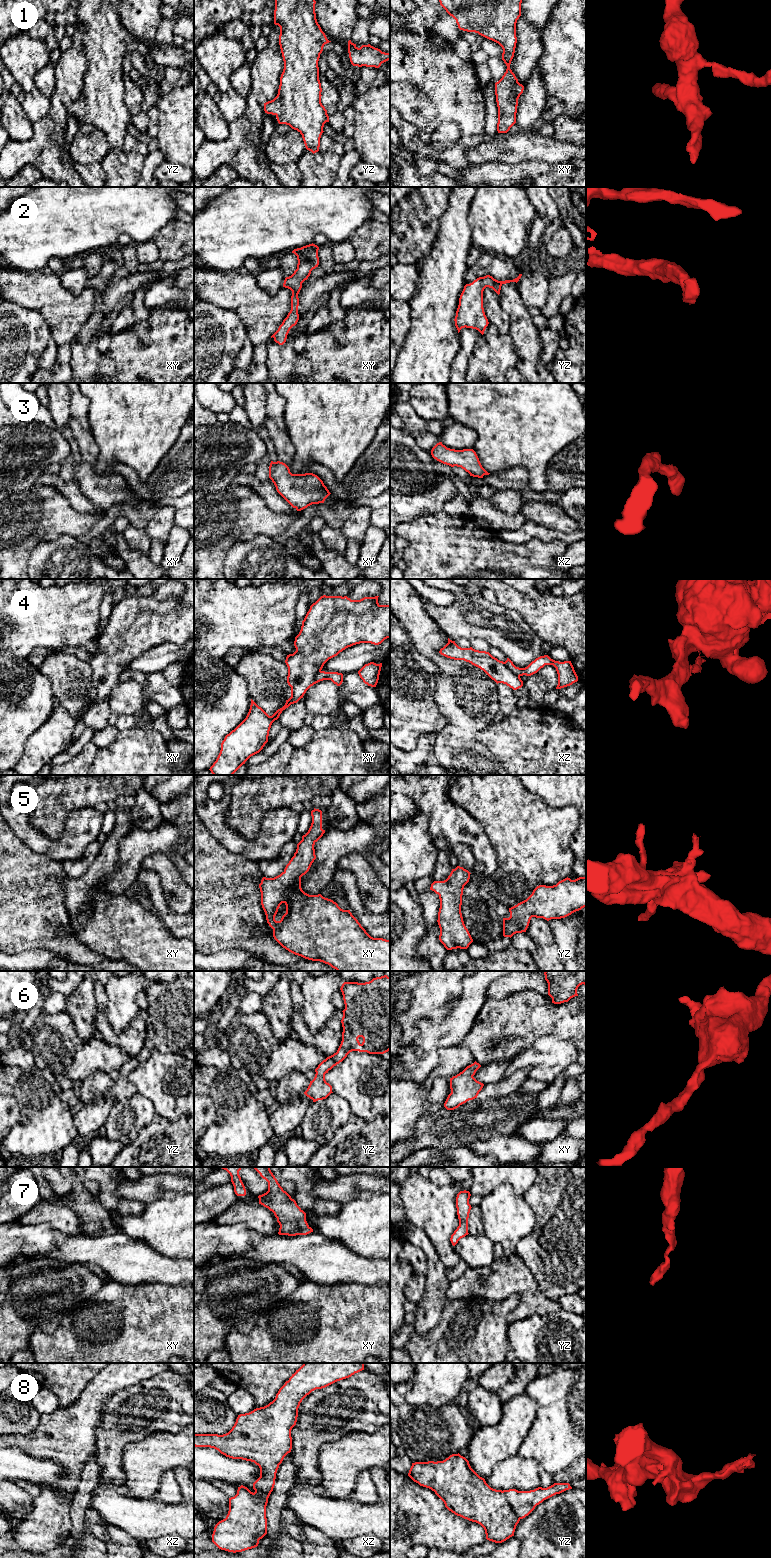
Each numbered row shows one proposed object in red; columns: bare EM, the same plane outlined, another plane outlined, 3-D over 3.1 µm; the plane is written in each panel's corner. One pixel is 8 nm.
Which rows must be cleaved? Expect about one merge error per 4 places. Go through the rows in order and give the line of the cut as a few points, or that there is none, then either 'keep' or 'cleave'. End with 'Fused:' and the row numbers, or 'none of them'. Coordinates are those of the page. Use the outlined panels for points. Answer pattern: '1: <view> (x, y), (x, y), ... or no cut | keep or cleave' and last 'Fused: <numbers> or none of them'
1: no cut | keep
2: no cut | keep
3: no cut | keep
4: xz (503, 662), (519, 677) | cleave
5: no cut | keep
6: no cut | keep
7: no cut | keep
8: no cut | keep
Fused: 4

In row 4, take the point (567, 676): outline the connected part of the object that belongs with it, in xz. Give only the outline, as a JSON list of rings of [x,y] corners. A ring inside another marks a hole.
[[[548,655],[536,658],[525,668],[516,667],[509,658],[507,658],[504,663],[512,672],[514,672],[519,677],[523,675],[531,676],[537,673],[545,665],[553,665],[556,668],[558,674],[558,685],[556,689],[570,686],[578,681],[578,676],[574,670],[571,661],[555,661],[551,659]]]

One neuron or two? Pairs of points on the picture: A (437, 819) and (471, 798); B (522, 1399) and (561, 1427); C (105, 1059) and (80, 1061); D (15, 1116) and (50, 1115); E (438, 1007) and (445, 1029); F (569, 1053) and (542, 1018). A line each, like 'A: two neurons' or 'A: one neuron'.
A: two neurons
B: two neurons
C: one neuron
D: two neurons
E: two neurons
F: two neurons

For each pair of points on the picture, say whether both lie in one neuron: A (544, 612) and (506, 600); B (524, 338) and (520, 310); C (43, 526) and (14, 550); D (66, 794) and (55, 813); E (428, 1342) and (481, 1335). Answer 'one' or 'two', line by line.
A: one
B: one
C: one
D: one
E: one

